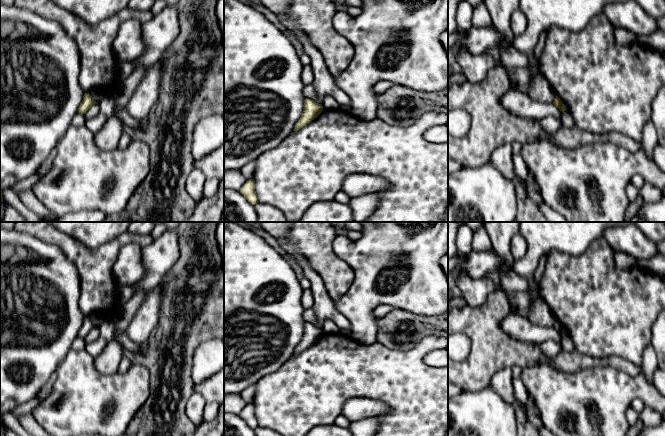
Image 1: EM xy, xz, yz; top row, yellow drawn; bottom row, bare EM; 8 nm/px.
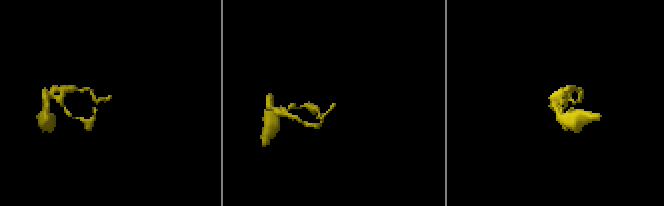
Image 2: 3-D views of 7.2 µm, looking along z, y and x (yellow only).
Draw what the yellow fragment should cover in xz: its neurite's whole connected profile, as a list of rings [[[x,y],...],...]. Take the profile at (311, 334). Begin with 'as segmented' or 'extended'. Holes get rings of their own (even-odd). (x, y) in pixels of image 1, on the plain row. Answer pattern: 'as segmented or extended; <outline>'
as segmented; [[[309,322],[305,323],[304,332],[302,335],[302,339],[298,346],[296,347],[294,354],[297,355],[307,348],[309,348],[312,344],[314,344],[321,336],[323,335],[322,328],[316,327],[314,324]]]

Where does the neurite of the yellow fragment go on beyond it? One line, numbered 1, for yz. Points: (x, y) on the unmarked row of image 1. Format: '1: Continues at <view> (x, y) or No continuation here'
1: No continuation here

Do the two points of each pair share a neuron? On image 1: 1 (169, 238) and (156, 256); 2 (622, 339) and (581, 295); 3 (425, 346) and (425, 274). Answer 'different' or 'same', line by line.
1: same
2: same
3: different

